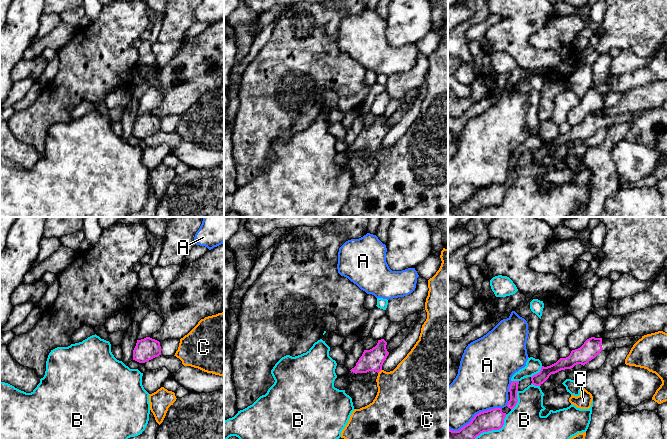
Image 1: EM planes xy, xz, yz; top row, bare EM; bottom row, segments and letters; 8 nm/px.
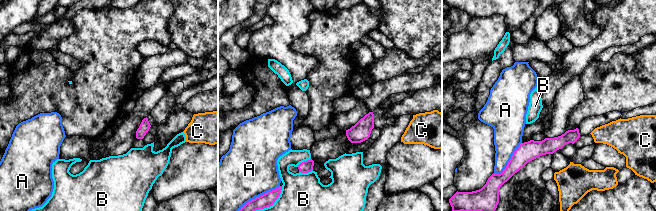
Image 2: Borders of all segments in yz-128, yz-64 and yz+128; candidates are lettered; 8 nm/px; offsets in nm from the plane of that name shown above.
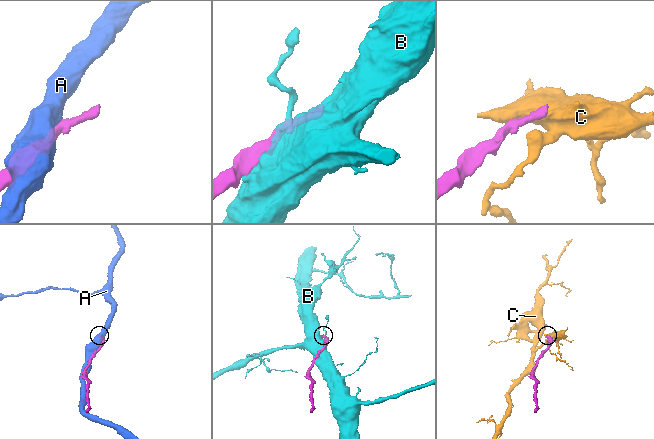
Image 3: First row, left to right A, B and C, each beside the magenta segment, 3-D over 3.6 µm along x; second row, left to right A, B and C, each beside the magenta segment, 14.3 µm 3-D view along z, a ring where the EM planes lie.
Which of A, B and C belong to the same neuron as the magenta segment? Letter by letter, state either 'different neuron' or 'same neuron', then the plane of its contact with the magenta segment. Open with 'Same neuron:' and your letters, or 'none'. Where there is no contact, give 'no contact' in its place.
Same neuron: none
A: different neuron; contact in yz
B: different neuron; contact in yz
C: different neuron; contact in xz

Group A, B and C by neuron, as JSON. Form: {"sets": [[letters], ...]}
{"sets": [["A"], ["B"], ["C"]]}

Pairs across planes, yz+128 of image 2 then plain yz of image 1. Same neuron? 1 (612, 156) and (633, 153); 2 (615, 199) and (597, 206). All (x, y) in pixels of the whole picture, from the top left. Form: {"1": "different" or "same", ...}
{"1": "same", "2": "different"}

